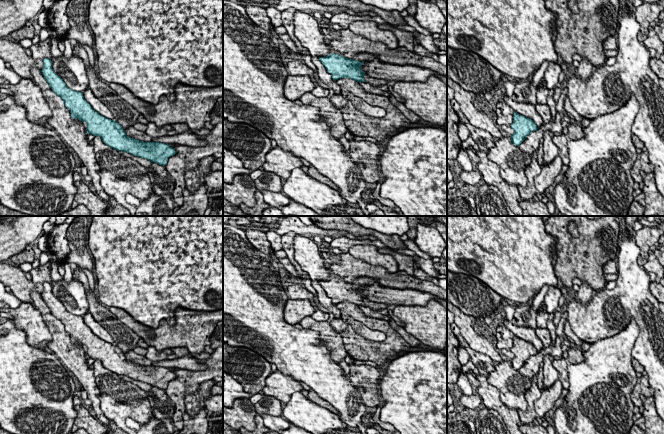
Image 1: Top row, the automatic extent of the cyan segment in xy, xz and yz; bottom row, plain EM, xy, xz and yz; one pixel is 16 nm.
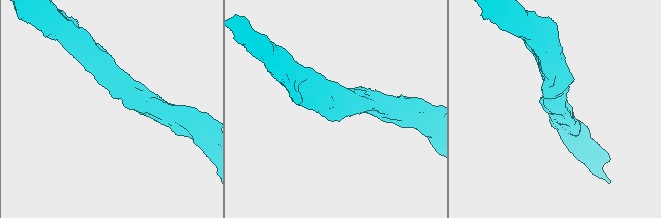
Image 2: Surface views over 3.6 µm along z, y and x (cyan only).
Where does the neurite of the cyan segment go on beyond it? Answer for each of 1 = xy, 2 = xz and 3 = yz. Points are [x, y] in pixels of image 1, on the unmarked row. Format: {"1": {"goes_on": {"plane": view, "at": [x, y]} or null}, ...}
{"1": {"goes_on": null}, "2": {"goes_on": {"plane": "xz", "at": [362, 281]}}, "3": {"goes_on": null}}

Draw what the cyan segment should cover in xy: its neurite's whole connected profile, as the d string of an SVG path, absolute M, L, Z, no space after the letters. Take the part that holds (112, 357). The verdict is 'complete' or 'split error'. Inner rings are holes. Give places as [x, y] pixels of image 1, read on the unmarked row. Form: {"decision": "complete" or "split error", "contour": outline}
{"decision": "complete", "contour": "M43 283L41 296L52 315L64 325L65 330L70 334L71 341L85 345L87 357L100 360L109 371L163 390L167 388L169 381L176 378L175 373L168 368L144 366L128 361L119 347L95 335L84 323L82 316L68 312L63 303L53 295L50 283Z"}

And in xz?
{"decision": "split error", "contour": "M334 277L326 281L319 281L327 296L332 299L333 304L350 302L357 306L365 306L364 300L366 298L360 291L365 286L373 285L374 283L378 283L377 280L370 277L357 277L352 283Z"}

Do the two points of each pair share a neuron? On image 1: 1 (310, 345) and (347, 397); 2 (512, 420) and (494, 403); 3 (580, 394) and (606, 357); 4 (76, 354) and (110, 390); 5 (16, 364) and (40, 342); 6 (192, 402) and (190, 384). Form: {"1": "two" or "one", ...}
{"1": "one", "2": "one", "3": "one", "4": "two", "5": "two", "6": "two"}

